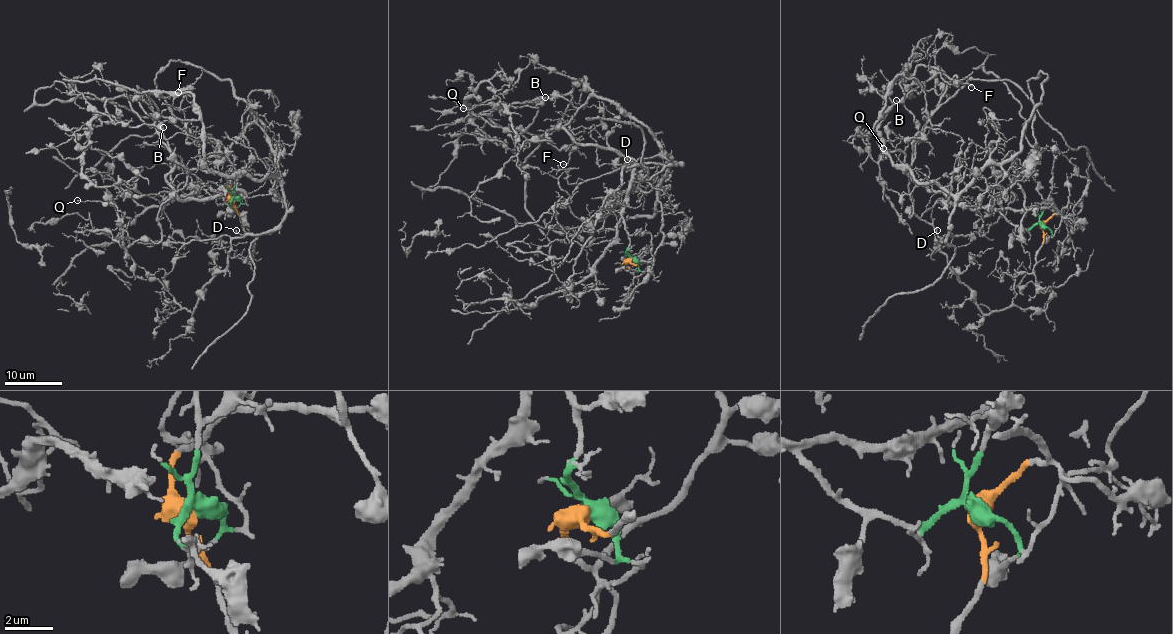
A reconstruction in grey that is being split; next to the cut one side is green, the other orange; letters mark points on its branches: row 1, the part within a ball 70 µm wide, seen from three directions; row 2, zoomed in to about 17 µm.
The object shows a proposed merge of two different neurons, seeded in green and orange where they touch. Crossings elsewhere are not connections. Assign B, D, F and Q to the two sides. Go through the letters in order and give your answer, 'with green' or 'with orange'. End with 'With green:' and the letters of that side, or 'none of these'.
B: with green
D: with orange
F: with green
Q: with green
With green: B, F, Q

